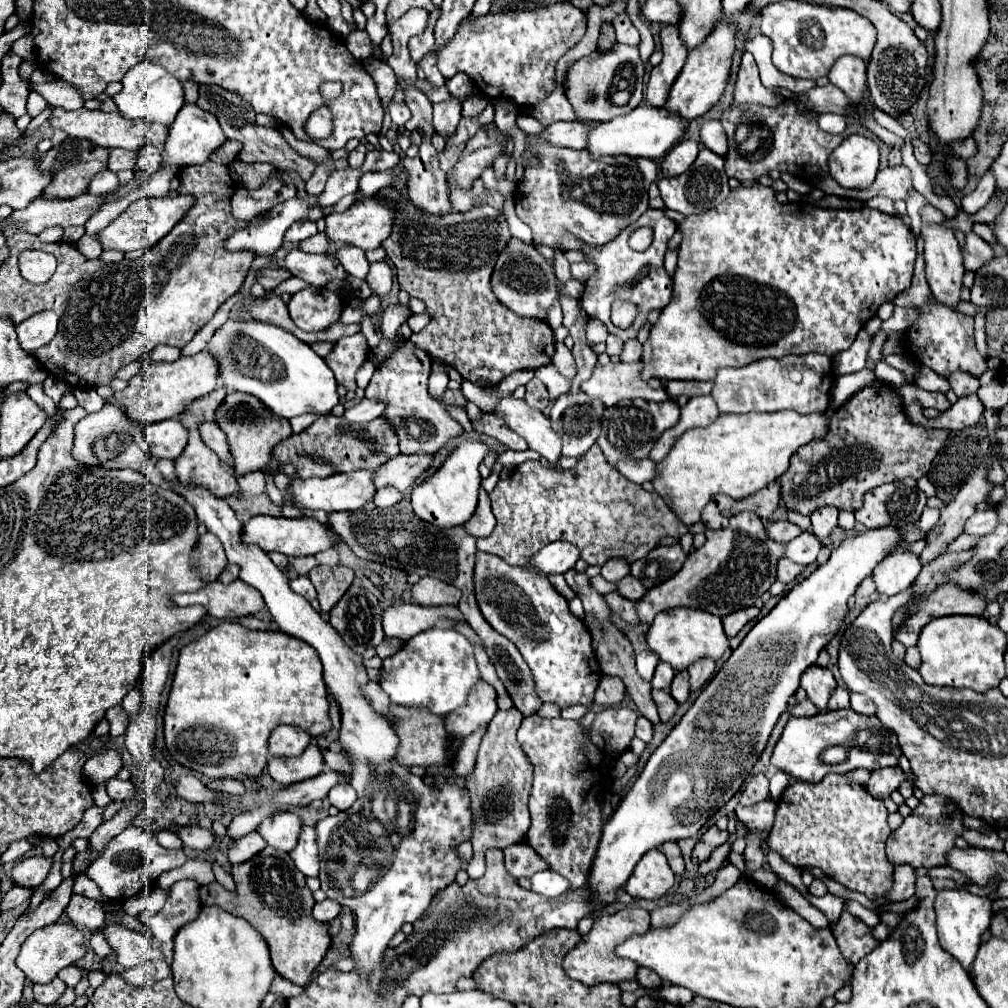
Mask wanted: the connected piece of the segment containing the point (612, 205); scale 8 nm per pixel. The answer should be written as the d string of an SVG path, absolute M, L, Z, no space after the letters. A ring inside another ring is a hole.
M541 146L541 158L537 158L537 162L533 162L533 166L525 166L525 174L523 174L523 182L517 186L513 200L517 204L517 216L533 230L533 244L545 244L551 246L555 250L561 250L561 234L573 234L577 240L589 244L589 246L603 246L607 242L611 242L619 232L623 232L629 224L633 224L647 208L649 208L649 186L651 182L655 182L657 178L657 166L653 160L649 158L625 158L625 156L617 156L617 158L599 158L599 160L591 160L587 150L569 150L569 148L557 148L557 146Z

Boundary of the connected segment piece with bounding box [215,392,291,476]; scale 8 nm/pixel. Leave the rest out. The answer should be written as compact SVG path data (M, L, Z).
M237 392L227 394L215 418L217 426L227 434L227 440L231 444L231 454L235 458L235 468L233 468L235 476L255 470L265 470L273 446L291 434L289 420L273 414L259 398L253 398L249 394L237 394Z

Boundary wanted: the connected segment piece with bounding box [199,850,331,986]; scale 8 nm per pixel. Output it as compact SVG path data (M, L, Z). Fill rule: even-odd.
M263 850L255 858L233 866L231 876L235 880L233 892L225 890L219 882L200 886L202 905L221 906L223 910L251 922L265 938L277 974L293 984L305 986L331 946L329 924L321 924L311 916L315 900L303 884L305 876L295 868L291 856L279 850Z

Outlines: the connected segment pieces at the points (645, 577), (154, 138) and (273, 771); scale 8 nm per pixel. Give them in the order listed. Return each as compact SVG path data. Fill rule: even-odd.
M679 544L671 546L661 546L651 550L645 558L637 560L631 564L631 574L639 578L647 588L659 586L661 582L669 580L677 570L681 570L685 562L685 552L681 550Z
M55 108L49 122L53 124L53 128L63 130L71 138L87 138L105 148L125 148L125 150L141 150L145 142L153 142L153 146L159 146L159 150L163 150L165 134L169 132L169 126L163 126L163 124L153 124L153 122L143 122L143 120L131 122L123 118L121 114L105 114L101 110L87 110L87 108L79 108L73 112Z
M311 742L307 750L297 758L271 758L267 764L267 772L271 778L283 786L315 778L325 770L323 752L317 742Z

